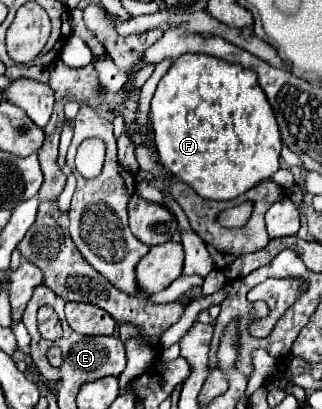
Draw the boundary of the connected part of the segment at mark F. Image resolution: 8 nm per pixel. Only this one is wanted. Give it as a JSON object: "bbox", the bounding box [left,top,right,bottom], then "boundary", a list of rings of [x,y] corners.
{"bbox":[151,53,279,199],"boundary":[[[185,53],[171,63],[151,101],[151,127],[163,167],[205,199],[235,199],[279,169],[279,127],[273,109],[257,83],[257,75],[241,65],[211,55]]]}

